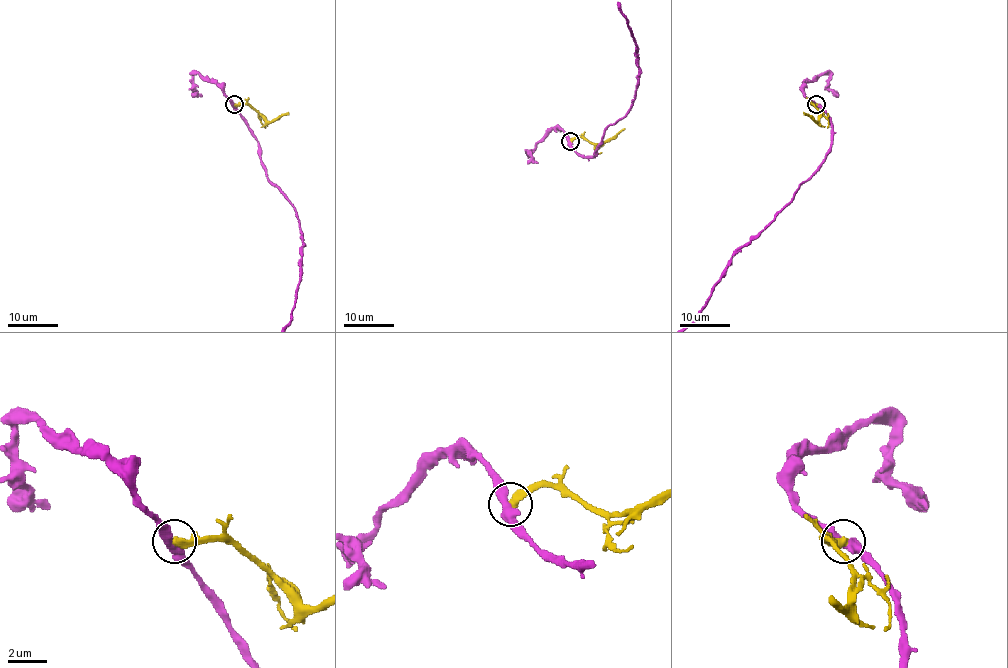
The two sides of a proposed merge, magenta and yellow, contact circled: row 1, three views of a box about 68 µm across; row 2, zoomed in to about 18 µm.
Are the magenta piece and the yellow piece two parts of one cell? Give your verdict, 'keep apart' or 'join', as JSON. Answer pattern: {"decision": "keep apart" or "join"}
{"decision": "keep apart"}

